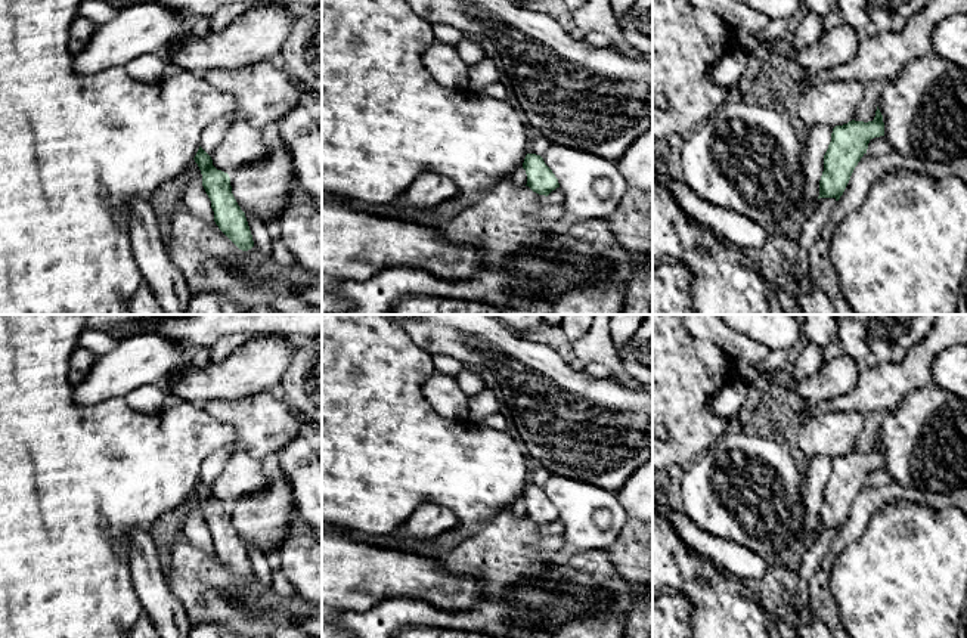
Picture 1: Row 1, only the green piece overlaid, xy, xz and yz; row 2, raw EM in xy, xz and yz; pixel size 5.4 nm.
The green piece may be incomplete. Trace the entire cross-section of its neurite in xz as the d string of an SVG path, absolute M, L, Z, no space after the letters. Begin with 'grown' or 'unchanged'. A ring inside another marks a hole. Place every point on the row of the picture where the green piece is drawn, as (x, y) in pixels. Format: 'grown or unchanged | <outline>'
unchanged | M527 154L523 162L527 174L527 185L533 192L548 196L552 191L560 188L558 179L552 170L545 164L543 158L536 154Z

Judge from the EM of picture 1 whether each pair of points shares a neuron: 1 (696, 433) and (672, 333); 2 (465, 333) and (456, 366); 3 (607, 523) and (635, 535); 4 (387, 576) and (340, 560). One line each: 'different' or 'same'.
1: same
2: different
3: different
4: same

